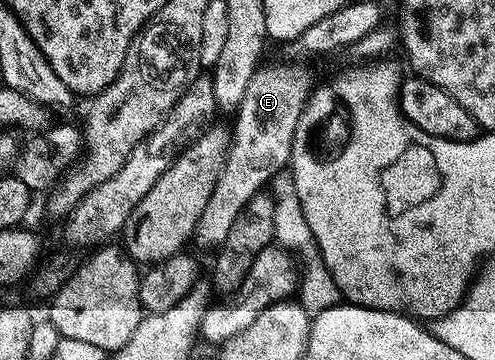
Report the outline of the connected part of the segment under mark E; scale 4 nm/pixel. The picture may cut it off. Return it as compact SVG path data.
M270 67L267 71L258 69L255 72L233 116L234 144L230 143L225 148L223 169L208 199L208 205L196 222L193 245L195 243L200 250L210 252L221 248L236 217L240 217L254 195L266 187L265 183L277 171L287 170L296 125L311 92L310 75L302 67Z

